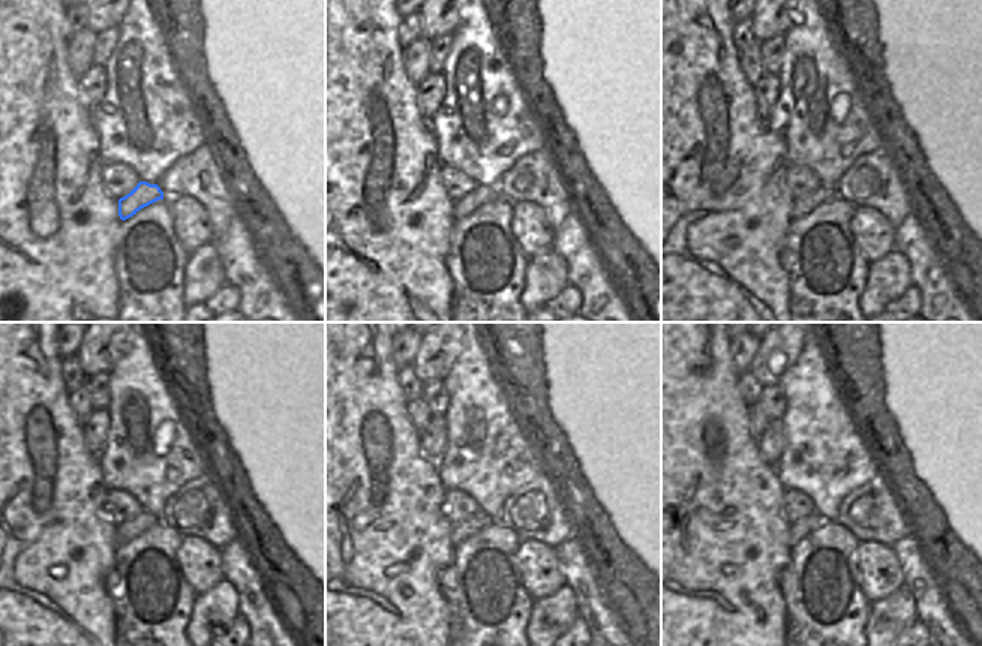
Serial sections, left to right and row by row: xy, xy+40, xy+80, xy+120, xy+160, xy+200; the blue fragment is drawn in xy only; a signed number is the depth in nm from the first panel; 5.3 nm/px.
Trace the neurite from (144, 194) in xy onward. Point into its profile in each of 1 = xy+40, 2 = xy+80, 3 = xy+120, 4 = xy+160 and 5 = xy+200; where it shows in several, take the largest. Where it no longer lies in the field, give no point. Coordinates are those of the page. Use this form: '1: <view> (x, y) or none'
1: xy+40 (482, 195)
2: xy+80 (804, 206)
3: xy+120 (143, 522)
4: xy+160 (459, 531)
5: xy+200 (801, 528)

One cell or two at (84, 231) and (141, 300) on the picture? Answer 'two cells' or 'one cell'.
two cells

